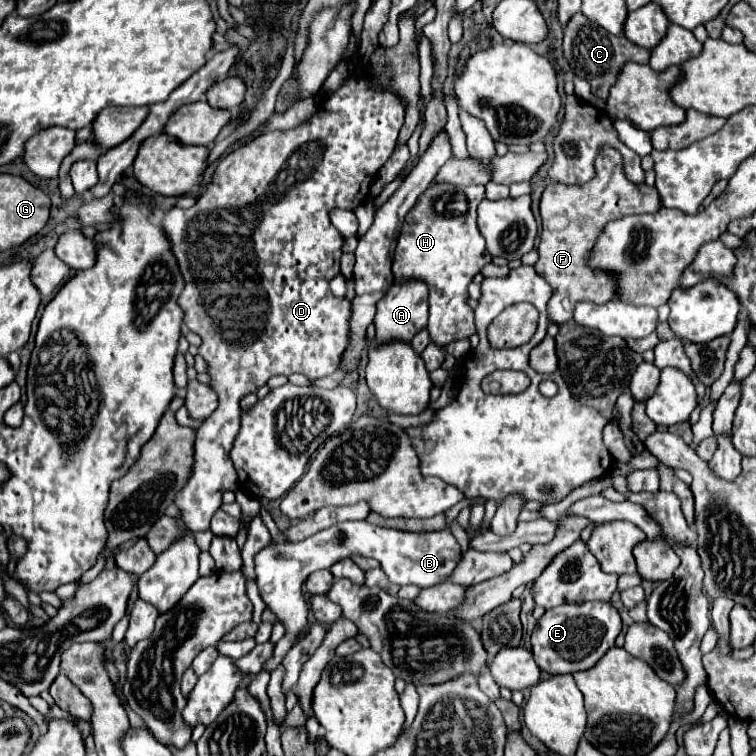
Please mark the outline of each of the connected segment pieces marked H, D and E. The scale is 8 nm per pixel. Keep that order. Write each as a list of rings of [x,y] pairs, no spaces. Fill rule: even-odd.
[[[431,184],[417,200],[415,208],[405,216],[397,248],[393,254],[393,278],[397,284],[409,282],[409,280],[421,280],[429,286],[429,338],[439,348],[445,348],[447,344],[463,338],[471,338],[475,334],[473,324],[473,310],[465,304],[467,300],[467,286],[473,280],[473,276],[491,262],[491,256],[485,248],[485,240],[477,228],[477,204],[485,198],[485,186],[453,186],[453,184]]]
[[[353,74],[349,80],[345,80],[345,84],[337,92],[333,92],[327,100],[323,100],[323,104],[319,106],[317,114],[307,124],[303,124],[303,126],[299,126],[295,130],[287,130],[287,132],[283,132],[283,130],[265,132],[265,134],[253,138],[251,142],[247,142],[245,146],[233,150],[231,154],[227,154],[219,162],[219,166],[217,166],[211,182],[207,184],[205,192],[197,198],[195,206],[187,208],[187,210],[179,210],[175,206],[175,208],[171,208],[163,216],[161,226],[163,226],[163,232],[165,232],[167,240],[169,240],[169,244],[171,244],[171,252],[177,258],[177,264],[179,264],[179,270],[181,270],[181,278],[185,282],[185,288],[183,288],[177,304],[185,312],[185,318],[183,318],[185,326],[191,332],[197,332],[203,338],[203,344],[199,346],[199,354],[209,362],[211,386],[215,388],[215,392],[219,396],[219,408],[197,430],[195,468],[193,468],[191,480],[185,484],[185,488],[179,492],[179,496],[175,496],[175,504],[183,512],[183,520],[189,526],[191,532],[205,532],[205,530],[209,530],[209,522],[211,522],[213,514],[223,504],[221,502],[223,492],[225,490],[237,490],[237,472],[235,472],[235,468],[231,464],[229,450],[231,450],[231,444],[233,444],[233,440],[235,440],[235,436],[239,432],[239,416],[241,416],[239,400],[245,394],[255,392],[259,386],[263,386],[275,374],[289,376],[293,372],[299,372],[299,374],[305,374],[311,380],[317,380],[317,378],[323,378],[323,376],[333,374],[337,370],[339,356],[347,348],[347,340],[349,340],[349,334],[351,334],[349,320],[351,320],[353,308],[351,308],[349,300],[339,300],[329,290],[331,278],[335,278],[339,274],[339,258],[341,258],[341,246],[343,246],[343,236],[331,226],[329,212],[335,208],[354,211],[363,202],[363,198],[369,192],[373,176],[387,162],[387,156],[391,156],[391,152],[393,152],[393,148],[397,144],[397,136],[399,136],[401,126],[403,126],[403,116],[405,116],[405,112],[403,112],[403,108],[399,108],[399,100],[395,100],[395,96],[383,96],[383,92],[371,92],[371,88],[367,88],[367,78],[361,76],[361,74]],[[205,270],[215,270],[221,276],[221,282],[205,282]]]
[[[583,602],[563,604],[547,610],[533,628],[531,650],[541,670],[549,674],[573,674],[577,670],[593,668],[599,658],[615,644],[621,632],[619,612],[609,602]]]

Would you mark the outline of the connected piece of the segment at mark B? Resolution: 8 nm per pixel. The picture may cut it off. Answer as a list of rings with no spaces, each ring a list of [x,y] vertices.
[[[353,520],[353,522],[339,522],[331,528],[325,528],[305,538],[303,542],[273,544],[263,548],[255,556],[259,596],[263,598],[271,614],[275,614],[275,618],[285,626],[285,634],[275,644],[273,656],[265,662],[263,670],[272,672],[273,666],[277,666],[279,660],[283,660],[285,654],[295,646],[299,636],[307,630],[309,606],[301,590],[307,576],[317,570],[329,570],[329,566],[333,566],[335,562],[351,558],[355,554],[375,558],[381,564],[381,570],[389,576],[389,580],[399,586],[415,584],[419,588],[431,588],[449,580],[449,576],[453,574],[453,570],[461,560],[461,546],[453,538],[451,530],[403,532],[397,528],[375,526],[375,524],[369,524],[367,520]]]

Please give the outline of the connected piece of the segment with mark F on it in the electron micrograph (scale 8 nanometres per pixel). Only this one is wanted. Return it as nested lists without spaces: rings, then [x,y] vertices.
[[[603,148],[599,162],[597,162],[597,176],[595,180],[591,180],[591,184],[583,184],[583,188],[571,188],[565,184],[549,184],[541,196],[541,220],[543,220],[543,232],[541,232],[541,242],[539,242],[539,260],[533,266],[535,272],[539,272],[539,276],[543,276],[549,286],[553,288],[553,294],[549,298],[549,320],[557,326],[569,322],[573,318],[573,310],[577,302],[609,302],[615,298],[615,278],[607,272],[595,272],[591,268],[585,266],[585,254],[593,248],[599,232],[603,232],[603,226],[609,220],[615,218],[623,218],[627,214],[645,214],[645,212],[655,212],[661,206],[659,194],[655,192],[655,188],[649,188],[647,184],[643,186],[635,186],[631,184],[625,174],[623,174],[623,166],[621,166],[621,156],[619,152],[615,152],[613,148]]]

